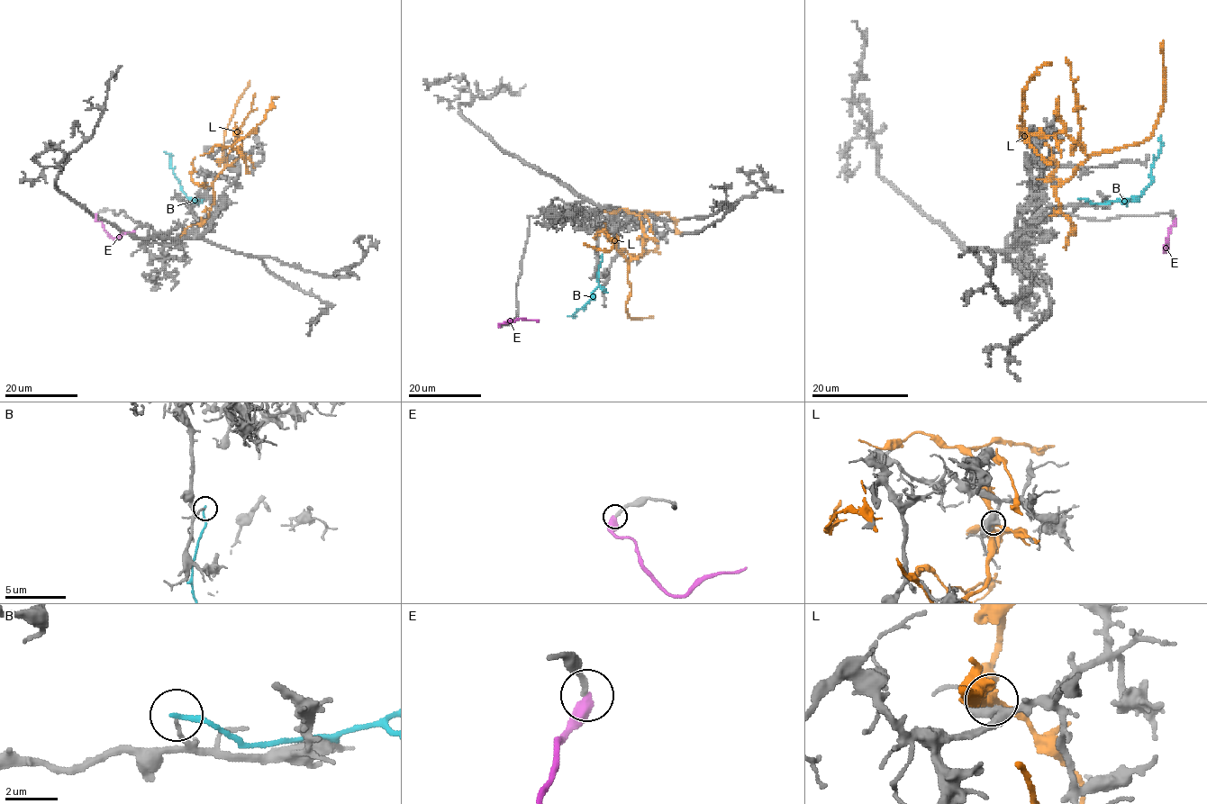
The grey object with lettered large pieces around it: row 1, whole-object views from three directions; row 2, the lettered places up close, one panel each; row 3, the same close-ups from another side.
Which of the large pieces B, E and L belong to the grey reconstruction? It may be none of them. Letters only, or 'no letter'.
no letter

